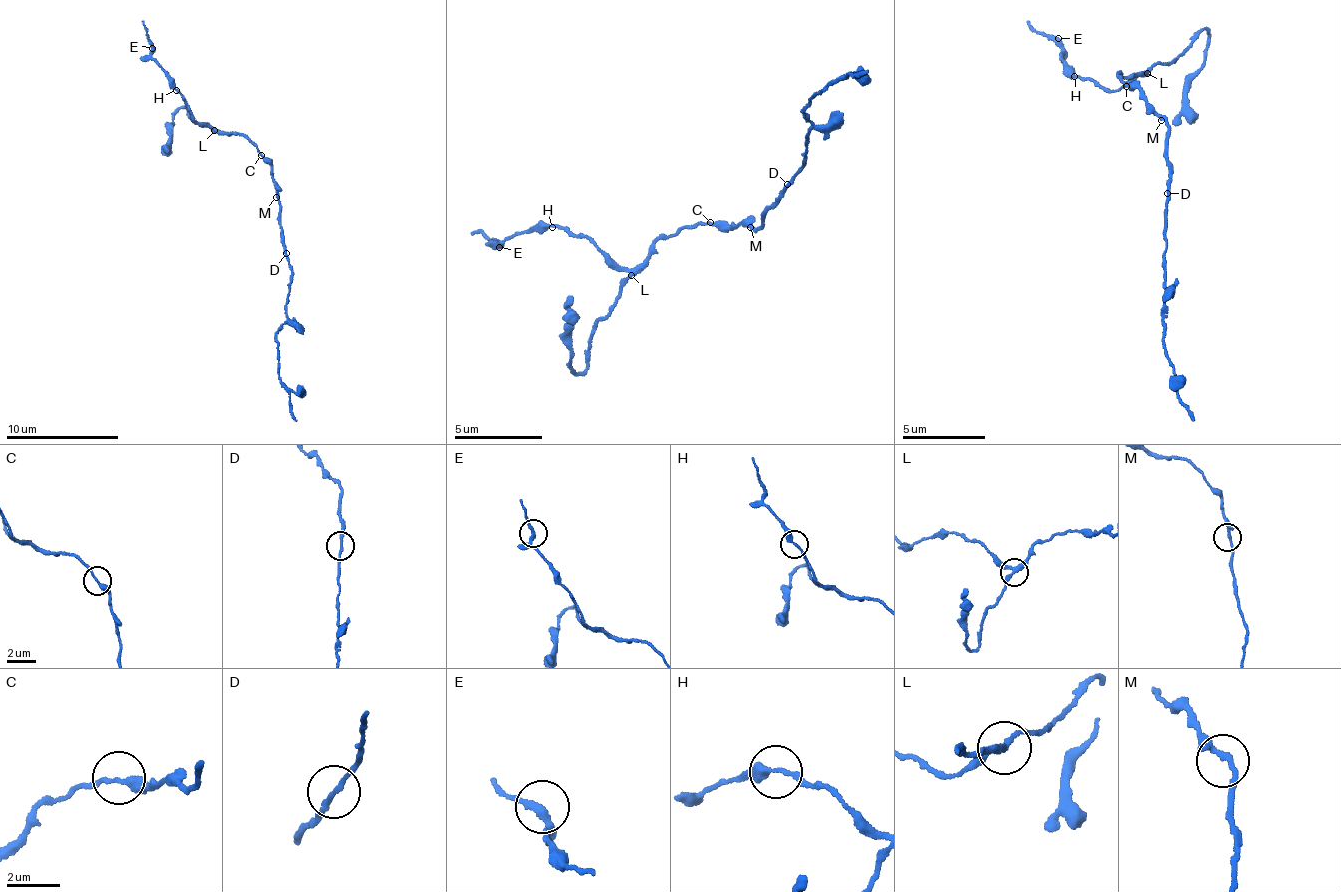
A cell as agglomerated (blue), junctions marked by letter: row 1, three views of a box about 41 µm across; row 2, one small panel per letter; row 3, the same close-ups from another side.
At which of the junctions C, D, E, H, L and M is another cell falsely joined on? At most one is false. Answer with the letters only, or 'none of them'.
L

